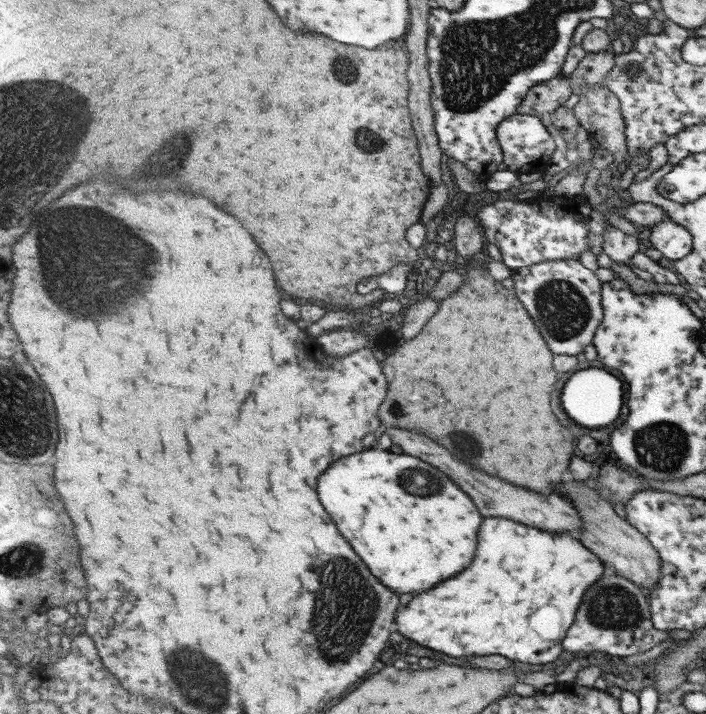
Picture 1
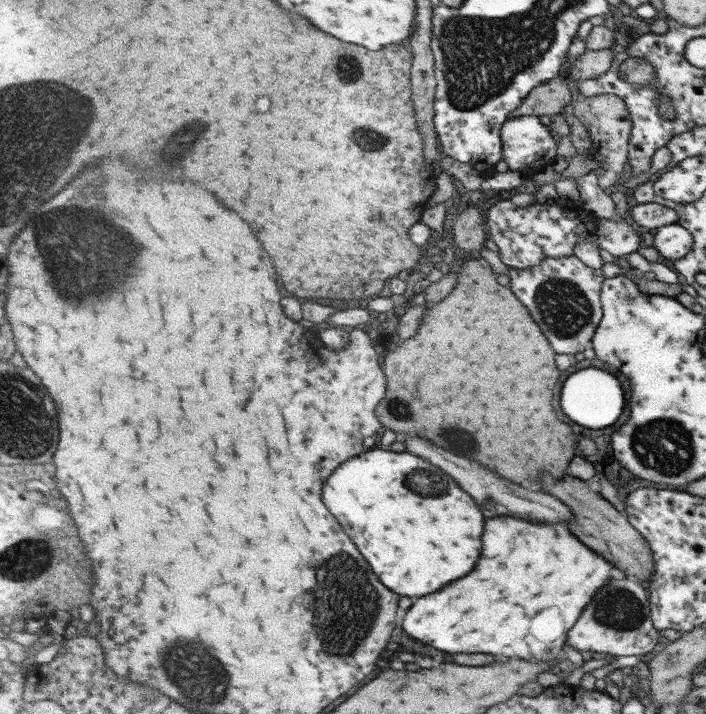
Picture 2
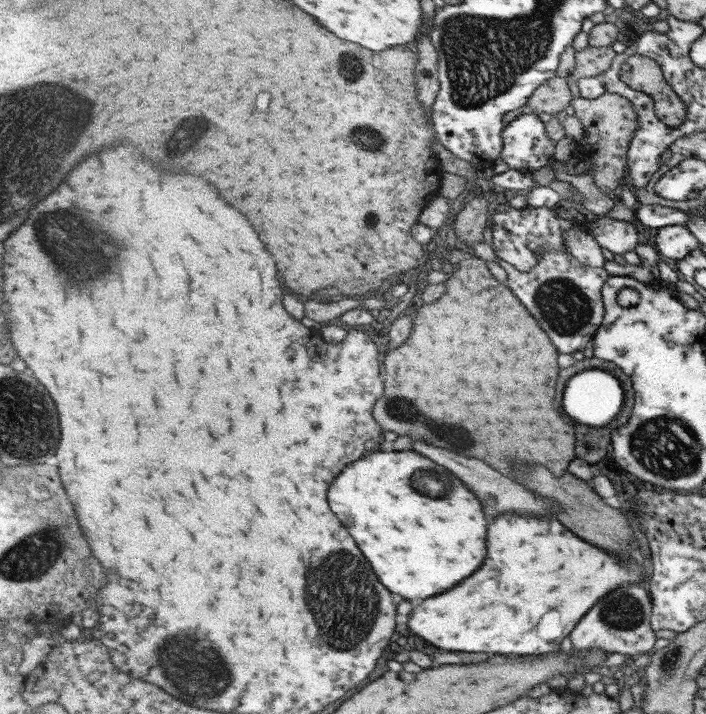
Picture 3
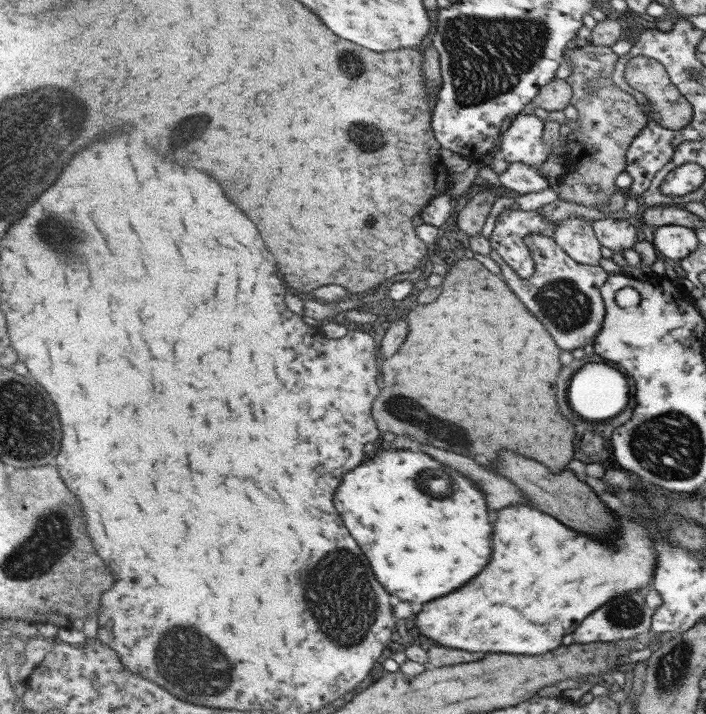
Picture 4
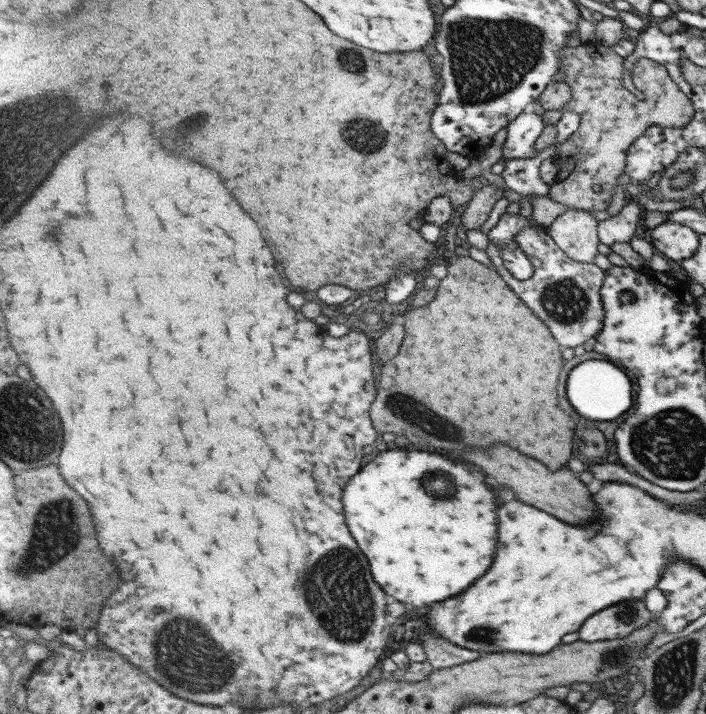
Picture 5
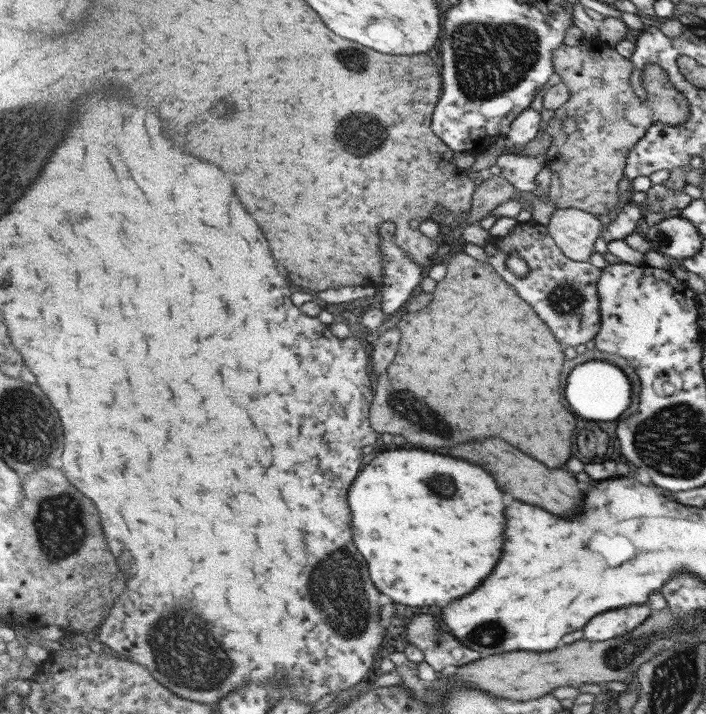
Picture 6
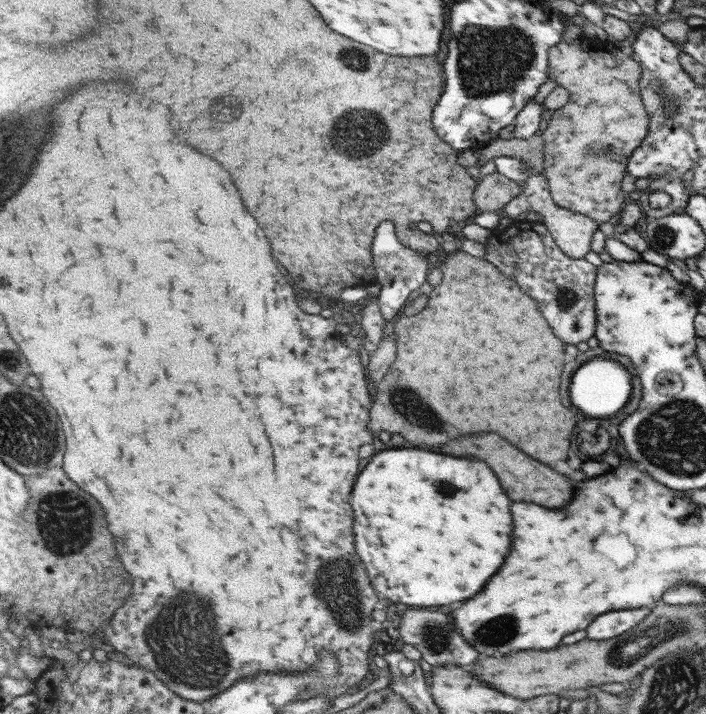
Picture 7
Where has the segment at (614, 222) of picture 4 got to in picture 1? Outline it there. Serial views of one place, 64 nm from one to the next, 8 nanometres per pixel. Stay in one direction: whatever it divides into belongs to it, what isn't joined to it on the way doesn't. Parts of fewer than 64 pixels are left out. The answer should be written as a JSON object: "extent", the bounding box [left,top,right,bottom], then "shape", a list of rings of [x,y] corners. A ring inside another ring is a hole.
{"extent":[604,225,642,264],"shape":[[[611,225],[606,230],[606,239],[604,240],[604,252],[619,264],[631,264],[630,260],[634,254],[641,250],[642,244],[636,234],[625,234],[623,230]]]}

